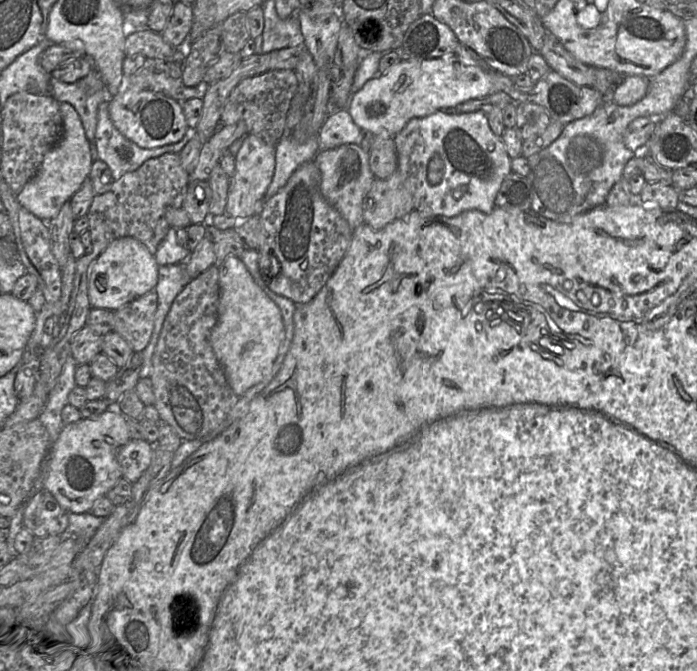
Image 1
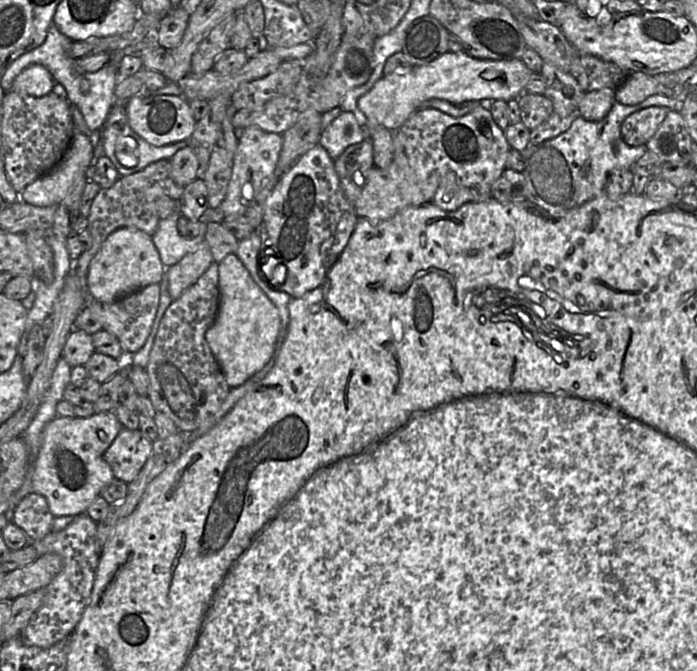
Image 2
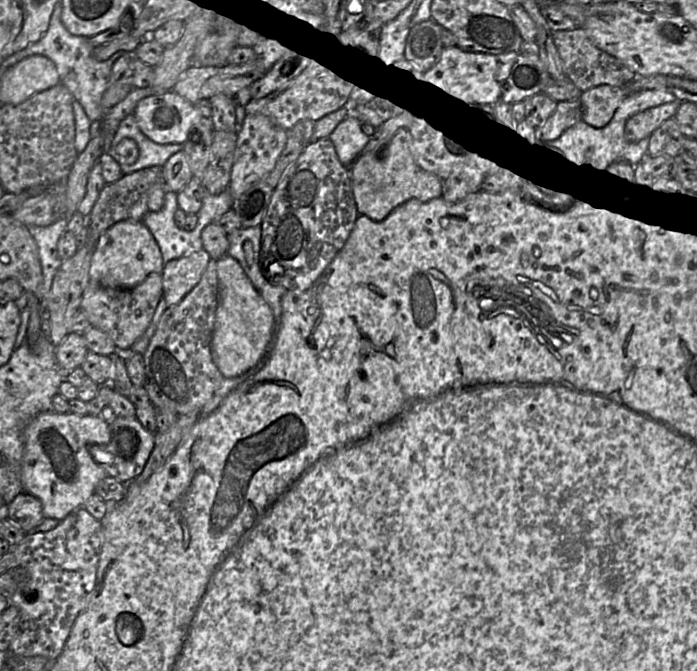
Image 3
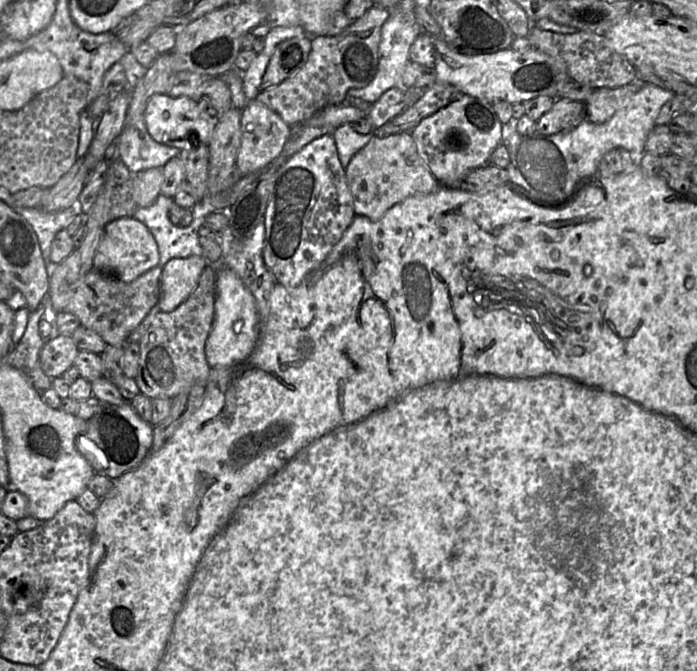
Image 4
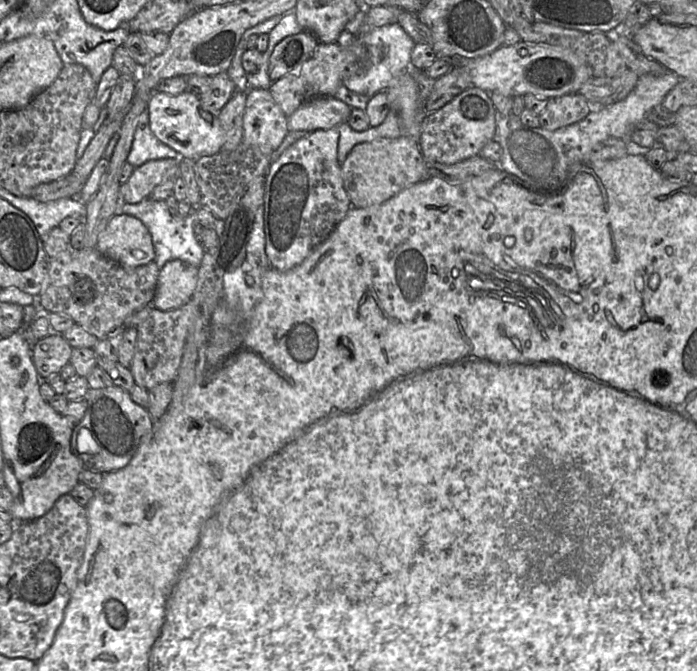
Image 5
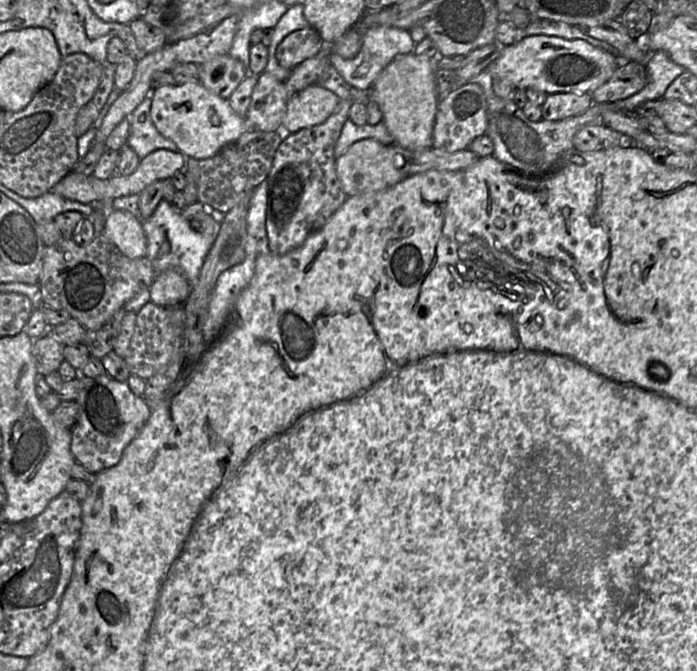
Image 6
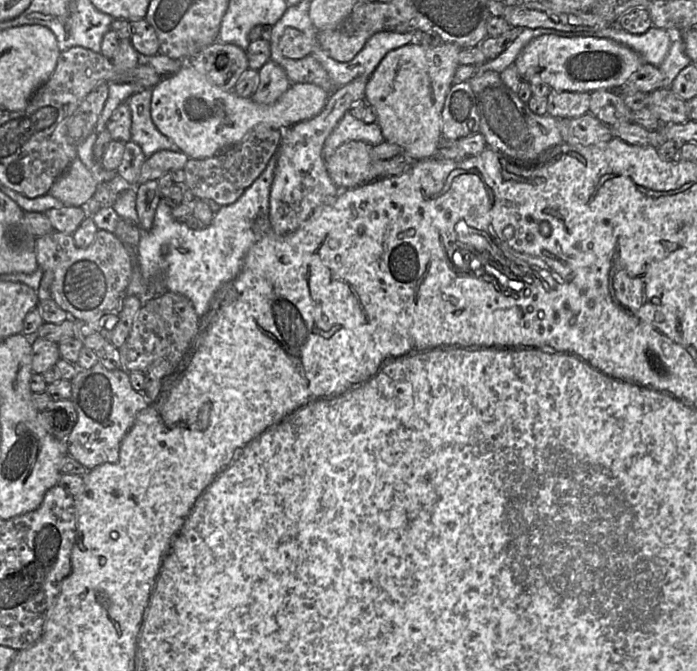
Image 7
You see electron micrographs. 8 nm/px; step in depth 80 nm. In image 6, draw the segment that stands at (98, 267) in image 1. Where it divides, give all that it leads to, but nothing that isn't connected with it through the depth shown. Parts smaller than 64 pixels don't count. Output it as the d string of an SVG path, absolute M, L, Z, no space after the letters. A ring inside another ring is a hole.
M129 211L109 212L101 234L125 256L131 259L146 257L147 238L143 226Z

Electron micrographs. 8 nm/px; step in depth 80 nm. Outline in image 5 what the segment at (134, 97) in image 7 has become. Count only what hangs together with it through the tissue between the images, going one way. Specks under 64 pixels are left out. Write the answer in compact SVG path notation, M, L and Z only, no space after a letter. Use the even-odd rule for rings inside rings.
M147 108L139 116L139 122L135 129L133 143L126 161L133 167L138 167L149 160L174 158L180 160L183 156L160 141L150 129L149 109Z

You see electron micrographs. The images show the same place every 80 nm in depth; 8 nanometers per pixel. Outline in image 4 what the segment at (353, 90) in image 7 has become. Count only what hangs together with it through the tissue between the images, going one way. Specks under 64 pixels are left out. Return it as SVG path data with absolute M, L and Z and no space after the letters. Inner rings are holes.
M333 135L314 139L292 155L276 174L264 215L266 267L278 283L299 285L331 253L355 216Z

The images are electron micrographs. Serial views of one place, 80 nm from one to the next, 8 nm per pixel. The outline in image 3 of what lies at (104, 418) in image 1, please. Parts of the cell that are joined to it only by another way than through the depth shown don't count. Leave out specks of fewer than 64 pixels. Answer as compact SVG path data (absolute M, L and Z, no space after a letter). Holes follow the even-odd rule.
M50 410L39 413L29 422L23 431L24 454L20 466L20 480L24 492L41 501L44 518L61 521L71 512L84 507L89 497L95 494L97 484L108 475L97 462L104 451L94 451L91 447L106 445L110 437L109 423L100 415L77 415L70 412L60 414Z

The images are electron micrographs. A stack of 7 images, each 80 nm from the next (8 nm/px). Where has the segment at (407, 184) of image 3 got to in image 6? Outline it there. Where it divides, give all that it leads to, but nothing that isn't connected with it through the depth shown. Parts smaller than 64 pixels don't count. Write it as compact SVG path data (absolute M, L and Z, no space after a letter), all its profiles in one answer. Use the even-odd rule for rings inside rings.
M363 139L352 144L336 159L336 173L347 197L381 191L404 180L407 176L394 164L397 154L394 144L383 145L374 139Z

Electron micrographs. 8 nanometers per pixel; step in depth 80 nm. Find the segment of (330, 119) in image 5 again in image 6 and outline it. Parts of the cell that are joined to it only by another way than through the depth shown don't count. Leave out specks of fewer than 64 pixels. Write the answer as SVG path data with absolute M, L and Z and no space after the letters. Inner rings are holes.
M318 84L295 93L286 104L283 132L294 133L322 124L332 115L340 101L336 94Z

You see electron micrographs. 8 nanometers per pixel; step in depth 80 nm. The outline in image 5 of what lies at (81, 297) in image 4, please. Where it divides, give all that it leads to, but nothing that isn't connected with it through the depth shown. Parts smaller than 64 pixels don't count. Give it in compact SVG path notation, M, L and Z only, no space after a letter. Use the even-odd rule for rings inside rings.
M70 247L48 258L47 274L38 296L38 305L42 313L65 313L96 338L106 339L114 329L127 326L127 319L135 312L152 305L160 269L155 260L135 268L124 267L103 256L96 248Z

